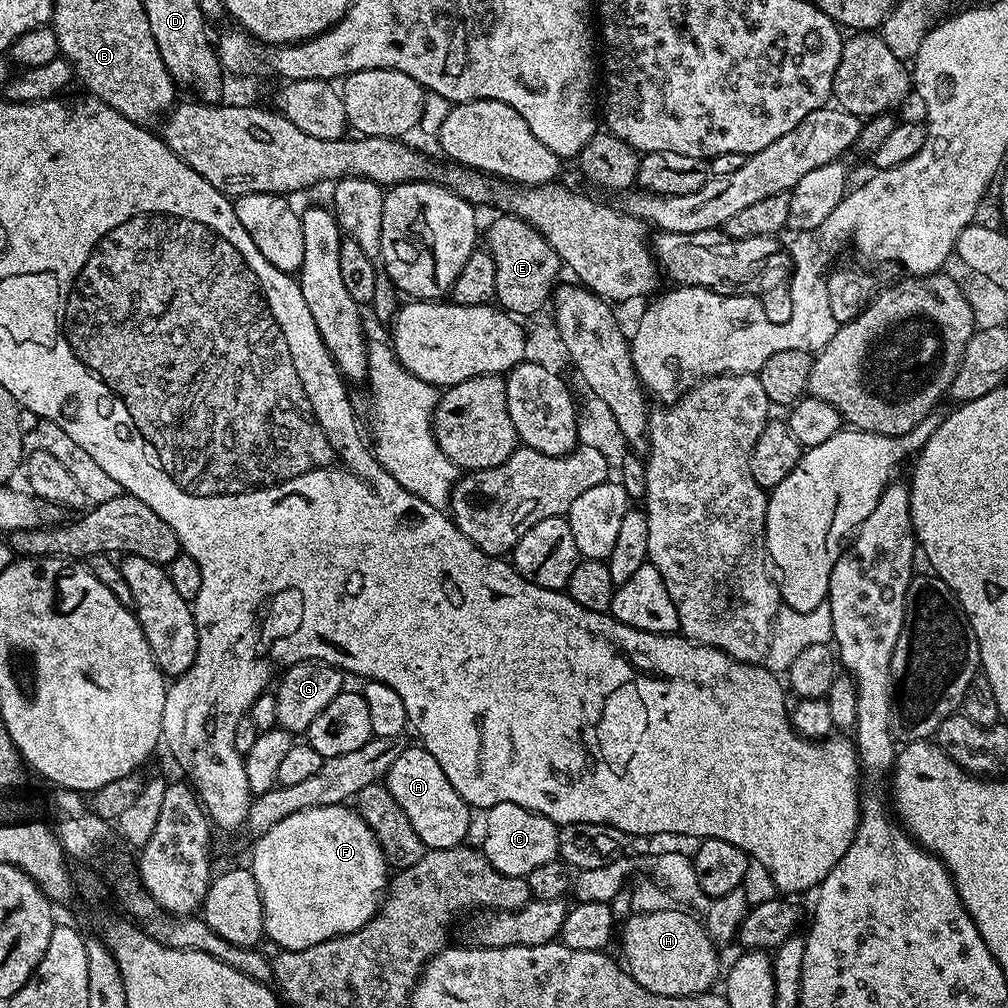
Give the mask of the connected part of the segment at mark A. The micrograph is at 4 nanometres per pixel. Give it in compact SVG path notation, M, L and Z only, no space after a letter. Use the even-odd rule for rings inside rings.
M423 746L408 748L397 755L394 766L390 766L386 777L388 792L402 806L406 818L410 818L410 826L414 826L414 834L422 838L425 849L459 848L468 836L468 827L472 824L473 813L466 803L450 786L450 778L442 774L442 766L434 762L434 754L430 754Z

